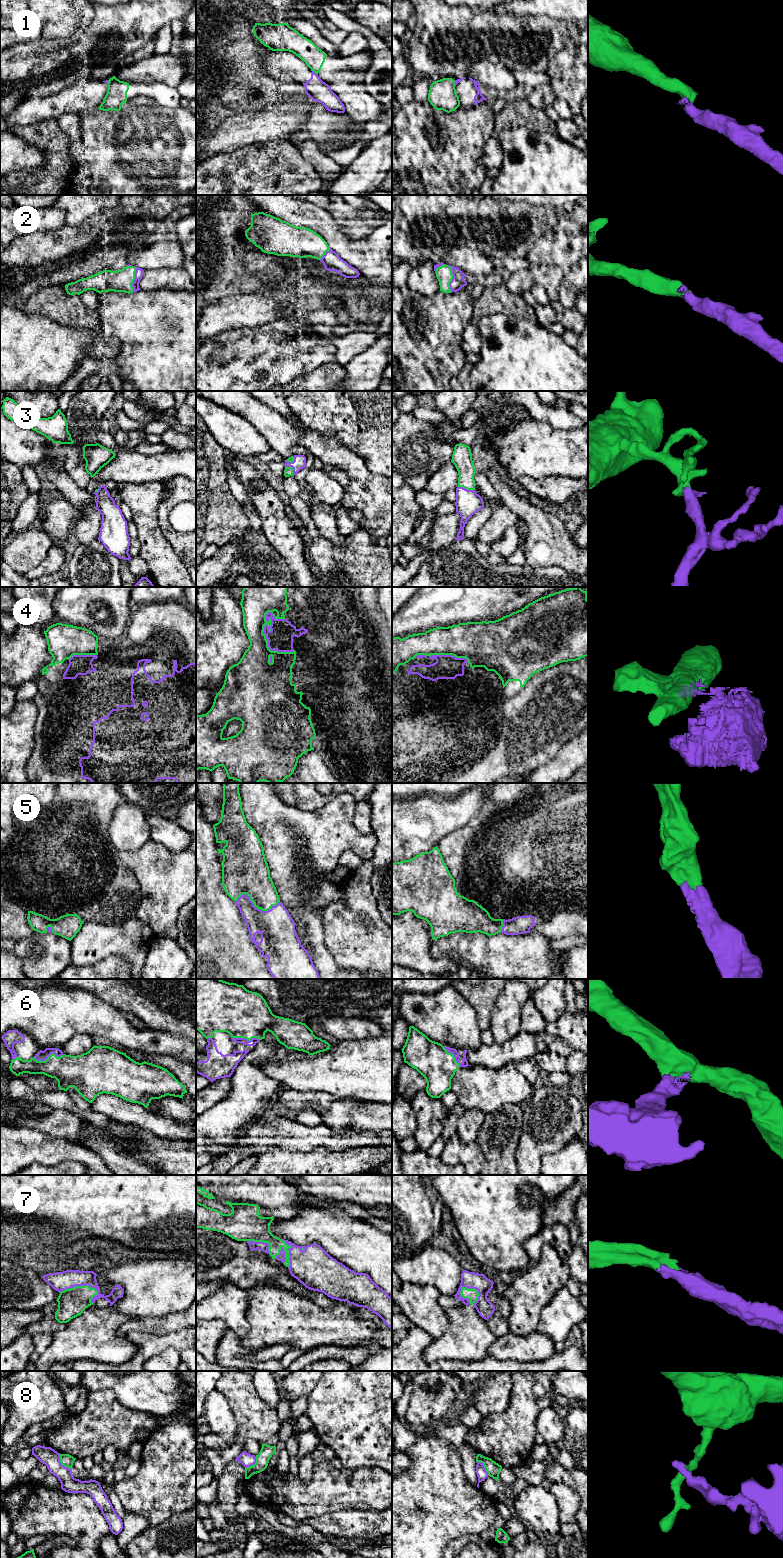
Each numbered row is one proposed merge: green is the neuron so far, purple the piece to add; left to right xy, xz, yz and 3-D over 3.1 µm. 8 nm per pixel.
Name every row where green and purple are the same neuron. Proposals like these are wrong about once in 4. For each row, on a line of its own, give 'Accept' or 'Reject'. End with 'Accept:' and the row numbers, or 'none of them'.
1: Reject
2: Accept
3: Accept
4: Reject
5: Accept
6: Accept
7: Accept
8: Reject
Accept: 2, 3, 5, 6, 7

